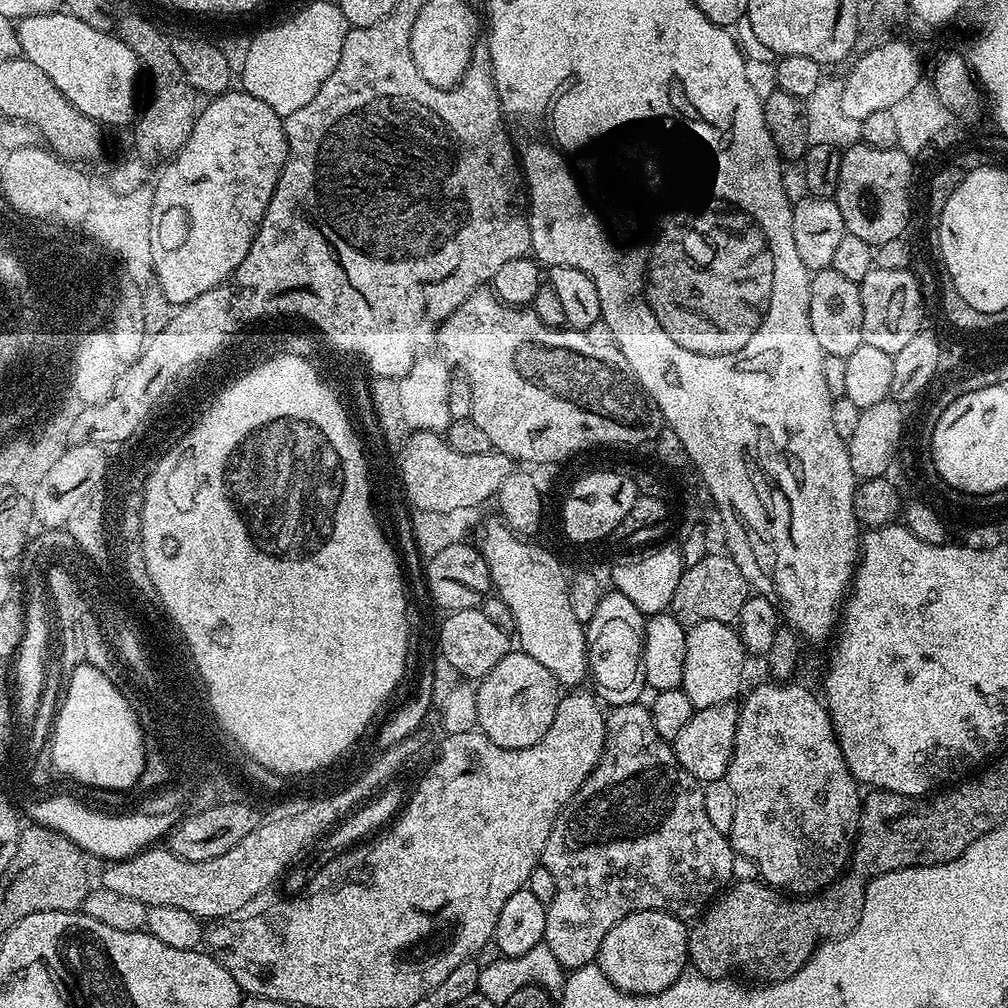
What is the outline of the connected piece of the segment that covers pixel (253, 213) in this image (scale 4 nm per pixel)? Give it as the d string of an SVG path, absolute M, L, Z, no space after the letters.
M243 90L221 92L220 95L213 95L208 102L209 104L205 108L203 105L199 109L190 138L182 146L182 150L163 165L164 173L161 174L160 181L155 181L154 184L153 208L150 214L150 251L153 259L155 283L158 286L160 284L161 294L172 303L172 306L188 304L194 298L198 298L198 294L206 294L206 290L217 288L219 284L225 283L235 272L242 262L242 258L246 258L246 254L254 242L256 232L266 214L266 206L276 189L280 172L284 169L284 163L288 160L288 143L284 133L284 121L278 113L270 110L270 106L266 106L266 102L254 98L250 93Z

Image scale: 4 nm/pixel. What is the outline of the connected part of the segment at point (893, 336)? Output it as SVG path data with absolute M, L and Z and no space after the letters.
M873 266L859 285L864 343L877 350L886 350L886 354L891 356L908 345L914 334L922 331L923 324L920 323L924 320L924 296L920 293L920 284L914 273L912 270L882 270Z

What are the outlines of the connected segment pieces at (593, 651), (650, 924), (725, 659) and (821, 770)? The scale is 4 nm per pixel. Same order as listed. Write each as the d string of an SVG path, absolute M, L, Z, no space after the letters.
M608 590L601 595L594 618L586 621L588 671L604 691L609 705L639 701L644 682L644 621L646 617L621 592Z
M662 910L632 912L602 938L598 963L602 974L632 996L656 996L674 982L688 959L689 925Z
M711 620L691 625L687 633L682 687L686 698L690 698L693 709L735 701L742 692L740 683L744 680L744 659L746 659L739 631L732 624Z
M797 682L767 683L756 684L749 692L747 689L738 704L740 713L736 723L736 741L732 747L732 757L728 763L726 777L730 782L730 790L734 790L734 822L726 835L732 845L733 853L737 857L745 856L746 859L752 860L753 866L760 871L758 876L763 883L781 893L807 898L840 879L842 873L849 867L852 859L852 846L856 842L856 833L860 830L862 792L855 778L850 774L848 764L844 761L840 744L836 741L836 732L832 729L831 717L827 707L822 703L821 697L817 693L815 696L810 689L803 688L802 685L796 684Z

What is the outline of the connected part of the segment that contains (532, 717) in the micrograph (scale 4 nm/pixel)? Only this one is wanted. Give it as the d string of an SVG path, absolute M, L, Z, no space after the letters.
M510 650L501 658L494 670L487 672L475 685L475 692L479 731L503 748L534 746L534 742L550 730L554 710L562 695L550 670L546 670L542 662L534 662L530 654L519 650Z

